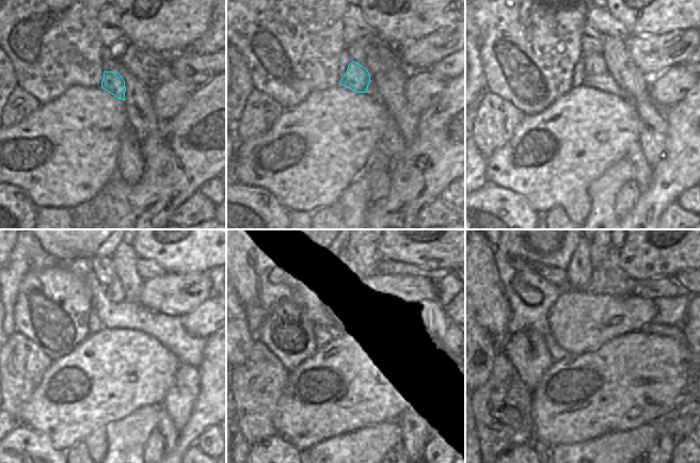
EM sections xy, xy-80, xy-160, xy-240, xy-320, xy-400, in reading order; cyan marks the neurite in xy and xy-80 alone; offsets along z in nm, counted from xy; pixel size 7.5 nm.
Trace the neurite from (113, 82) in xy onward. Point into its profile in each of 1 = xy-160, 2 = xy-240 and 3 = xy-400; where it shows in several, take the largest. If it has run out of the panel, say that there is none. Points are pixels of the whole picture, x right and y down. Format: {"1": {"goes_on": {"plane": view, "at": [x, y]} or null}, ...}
{"1": {"goes_on": {"plane": "xy-160", "at": [594, 64]}}, "2": {"goes_on": {"plane": "xy-240", "at": [114, 291]}}, "3": {"goes_on": {"plane": "xy-400", "at": [579, 270]}}}

